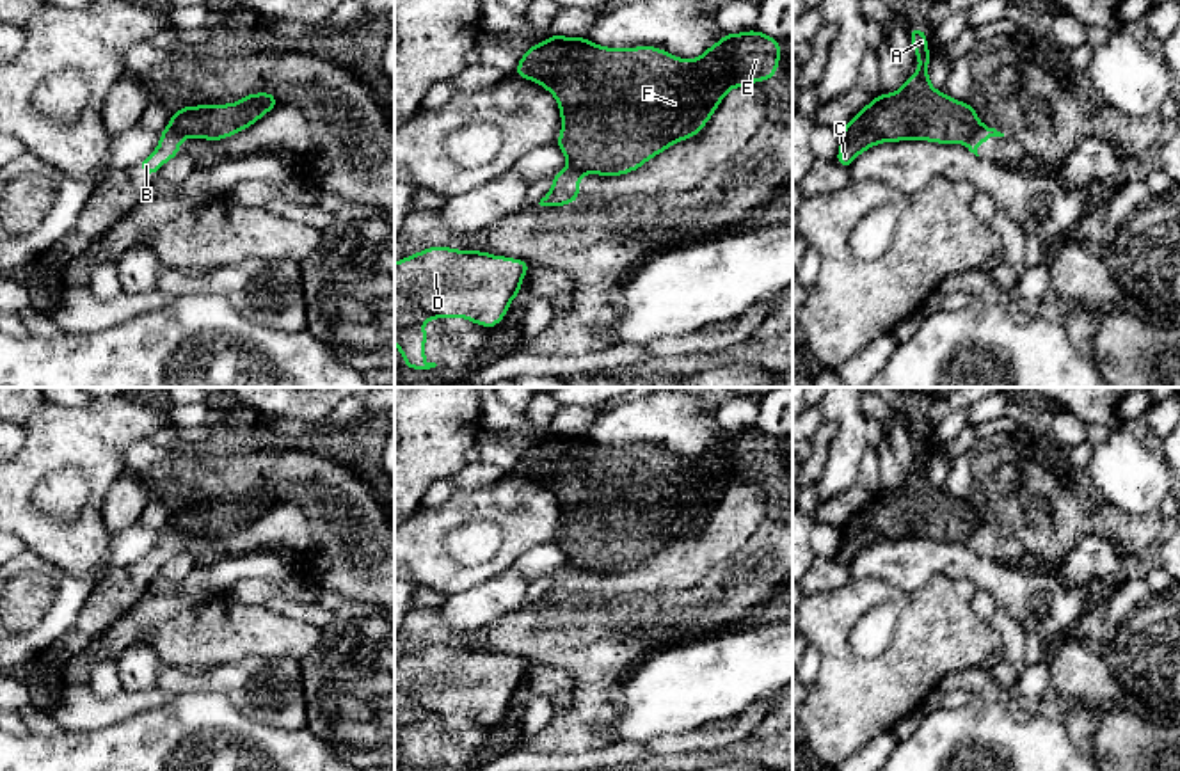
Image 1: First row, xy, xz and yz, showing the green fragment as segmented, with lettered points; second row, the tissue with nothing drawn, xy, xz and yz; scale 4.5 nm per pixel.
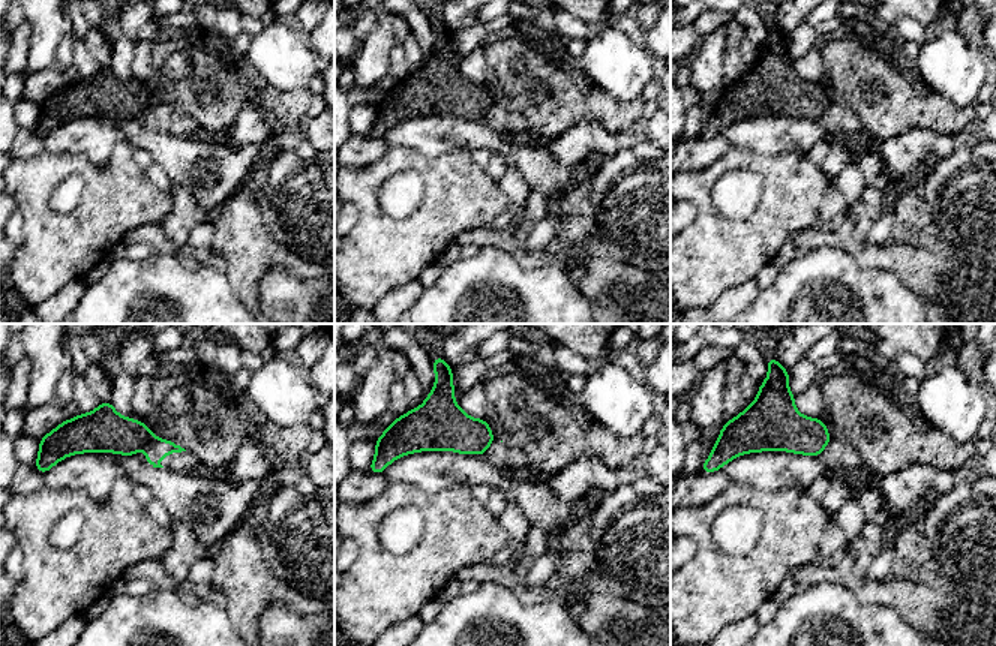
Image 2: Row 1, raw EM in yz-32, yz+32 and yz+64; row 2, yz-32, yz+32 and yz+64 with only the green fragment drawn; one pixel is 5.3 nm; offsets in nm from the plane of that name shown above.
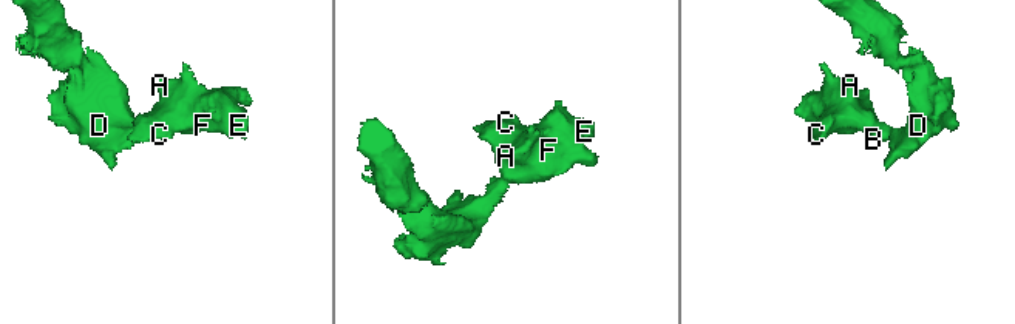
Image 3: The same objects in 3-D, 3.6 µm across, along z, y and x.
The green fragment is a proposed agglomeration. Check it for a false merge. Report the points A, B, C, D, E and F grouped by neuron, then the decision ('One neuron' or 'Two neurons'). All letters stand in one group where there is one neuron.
Groups: A C E F / B D. Two neurons

